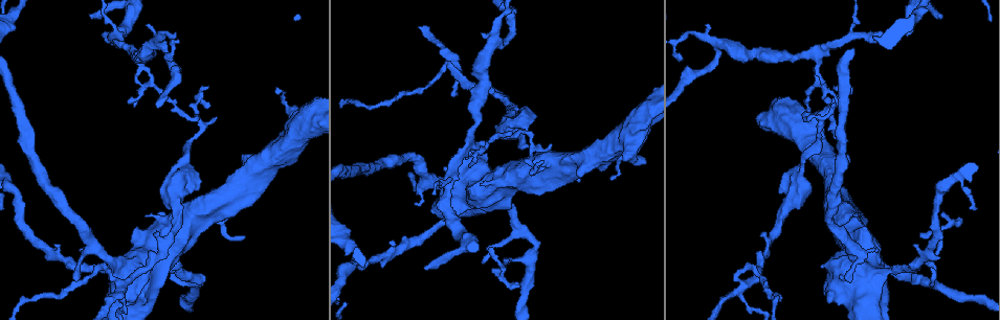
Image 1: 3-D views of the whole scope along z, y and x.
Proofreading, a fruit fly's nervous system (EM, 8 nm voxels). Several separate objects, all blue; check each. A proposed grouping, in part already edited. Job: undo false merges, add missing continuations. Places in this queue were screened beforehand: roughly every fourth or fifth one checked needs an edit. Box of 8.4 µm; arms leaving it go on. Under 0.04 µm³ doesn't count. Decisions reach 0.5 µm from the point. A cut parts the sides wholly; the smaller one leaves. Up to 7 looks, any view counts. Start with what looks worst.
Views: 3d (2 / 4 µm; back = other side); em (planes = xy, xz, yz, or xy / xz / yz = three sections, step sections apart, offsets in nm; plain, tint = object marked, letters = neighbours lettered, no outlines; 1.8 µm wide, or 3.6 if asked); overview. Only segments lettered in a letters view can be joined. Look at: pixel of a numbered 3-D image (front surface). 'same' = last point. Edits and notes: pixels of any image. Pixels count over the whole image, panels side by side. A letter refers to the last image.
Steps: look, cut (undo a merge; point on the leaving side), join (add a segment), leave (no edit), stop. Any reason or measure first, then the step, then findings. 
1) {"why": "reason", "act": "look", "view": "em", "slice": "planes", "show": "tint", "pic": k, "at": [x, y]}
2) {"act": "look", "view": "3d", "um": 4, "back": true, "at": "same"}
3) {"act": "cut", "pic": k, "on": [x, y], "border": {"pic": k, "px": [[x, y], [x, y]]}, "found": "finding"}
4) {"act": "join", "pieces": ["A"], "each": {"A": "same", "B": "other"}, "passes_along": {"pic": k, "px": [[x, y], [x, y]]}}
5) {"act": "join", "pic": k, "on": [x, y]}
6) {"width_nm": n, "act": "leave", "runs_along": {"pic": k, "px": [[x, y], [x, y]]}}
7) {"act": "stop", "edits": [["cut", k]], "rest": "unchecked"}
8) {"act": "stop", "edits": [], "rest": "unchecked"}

{"why": "a fork", "act": "look", "view": "em", "slice": "planes", "show": "plain", "pic": 1, "at": [455, 72]}

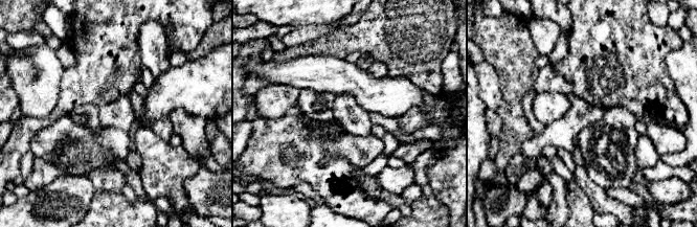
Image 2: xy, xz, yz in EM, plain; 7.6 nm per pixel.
{"act": "look", "view": "em", "slice": "planes", "show": "tint", "at": "same"}

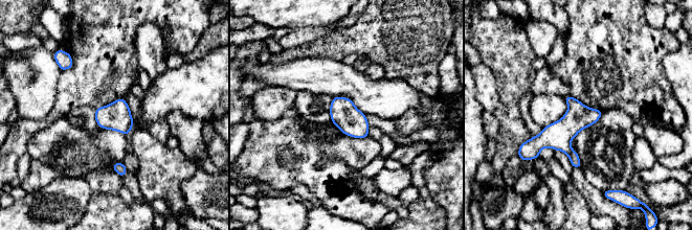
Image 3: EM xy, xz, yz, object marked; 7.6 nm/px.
{"act": "look", "view": "em", "slice": "planes", "show": "letters", "at": "same"}

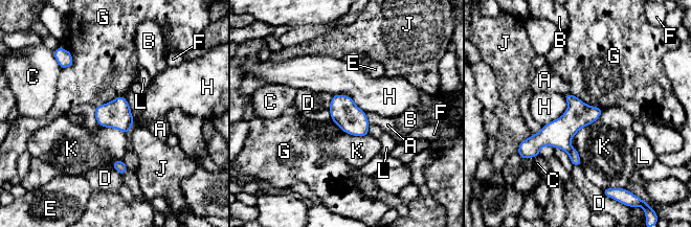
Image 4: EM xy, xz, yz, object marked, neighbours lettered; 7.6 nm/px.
{"act": "leave", "each": {"A": "other", "B": "other", "C": "other", "D": "other", "E": "other", "F": "other", "G": "other", "H": "other", "J": "other", "K": "other", "L": "other"}, "found": "one neuron here"}

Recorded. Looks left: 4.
{"why": "sharp bend", "act": "look", "view": "3d", "um": 2, "back": true, "pic": 1, "at": [531, 254]}

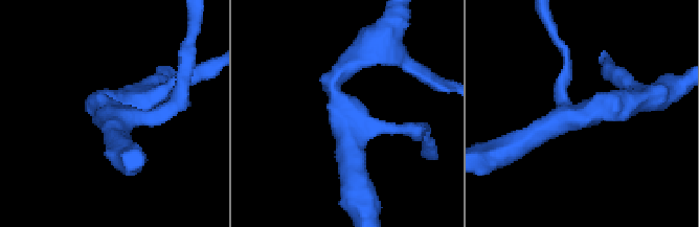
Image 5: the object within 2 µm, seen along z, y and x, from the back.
{"why": "shape alone is not enough", "act": "look", "view": "em", "slice": "planes", "show": "letters", "pic": 5, "at": [586, 113]}

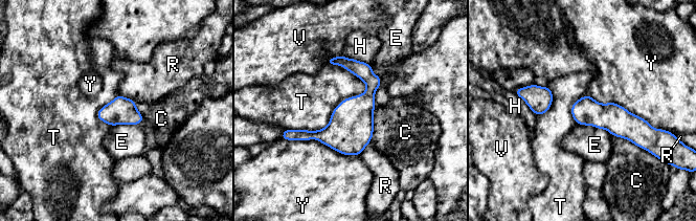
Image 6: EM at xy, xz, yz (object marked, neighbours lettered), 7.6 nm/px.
{"act": "leave", "each": {"C": "other", "E": "other", "H": "other", "R": "other", "T": "other", "V": "other", "Y": "other"}, "found": "one neuron here"}

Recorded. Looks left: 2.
{"why": "free end", "act": "look", "view": "em", "um": 3.6, "slice": "xy", "step": 4, "show": "tint", "pic": 1, "at": [642, 163]}

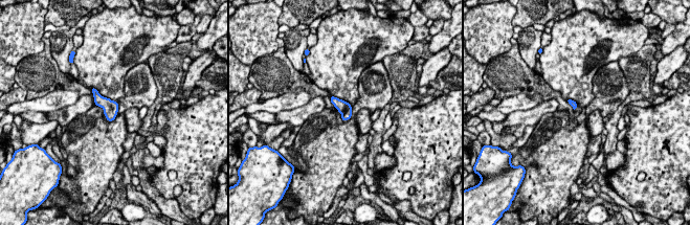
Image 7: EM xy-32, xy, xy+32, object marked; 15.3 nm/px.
{"why": "cut it another way", "act": "look", "view": "em", "um": 3.6, "slice": "planes", "show": "letters", "at": "same"}

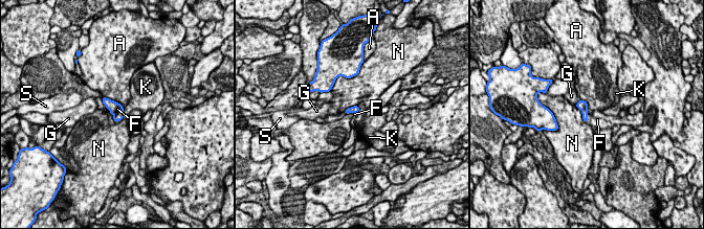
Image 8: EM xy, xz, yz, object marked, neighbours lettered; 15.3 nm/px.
{"longest_contact_nm": ["A", 380], "act": "join", "pieces": ["F"], "each": {"A": "other", "F": "same", "G": "other", "K": "other", "N": "other", "S": "other"}, "passes_along": {"pic": 8, "px": [[581, 105], [587, 115], [597, 119]]}, "found": "it goes on there"}

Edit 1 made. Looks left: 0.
{"act": "stop", "edits": [["join", 8]], "rest": "unchecked"}

